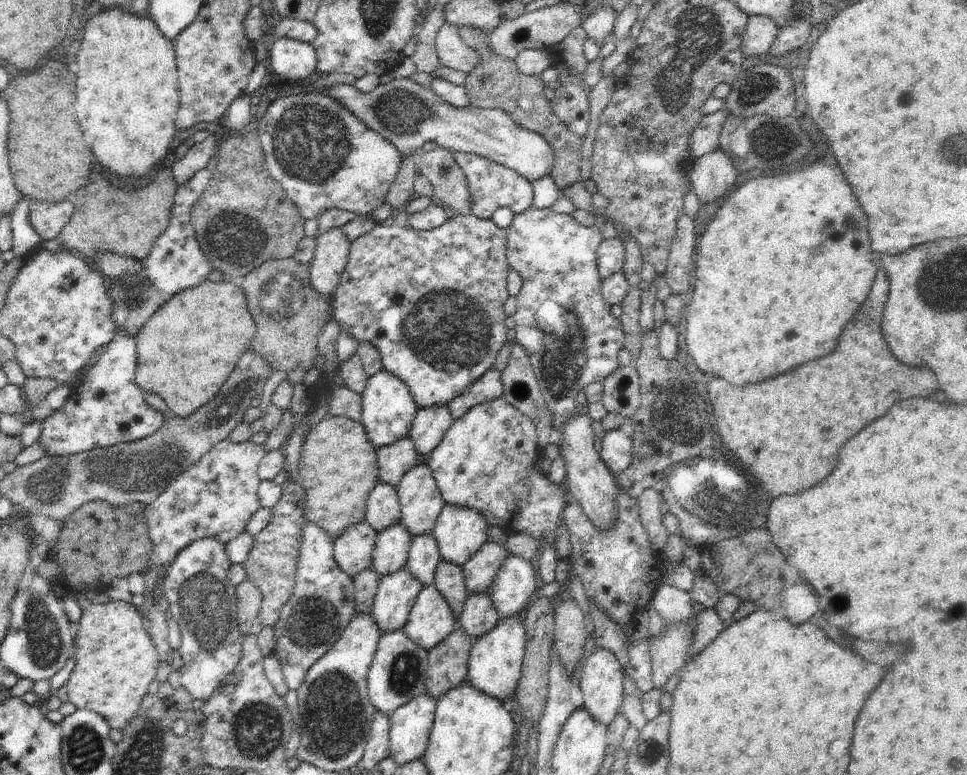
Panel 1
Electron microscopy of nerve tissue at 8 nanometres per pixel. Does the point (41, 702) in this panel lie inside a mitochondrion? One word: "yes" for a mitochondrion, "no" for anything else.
no

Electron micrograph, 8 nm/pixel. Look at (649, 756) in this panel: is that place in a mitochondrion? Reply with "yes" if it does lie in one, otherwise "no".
yes

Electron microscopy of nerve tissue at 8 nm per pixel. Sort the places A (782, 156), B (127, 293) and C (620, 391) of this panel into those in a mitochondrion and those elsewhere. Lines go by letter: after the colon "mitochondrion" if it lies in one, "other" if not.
A: mitochondrion
B: mitochondrion
C: mitochondrion

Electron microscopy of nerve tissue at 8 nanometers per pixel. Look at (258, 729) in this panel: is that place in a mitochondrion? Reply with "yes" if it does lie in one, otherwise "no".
yes

